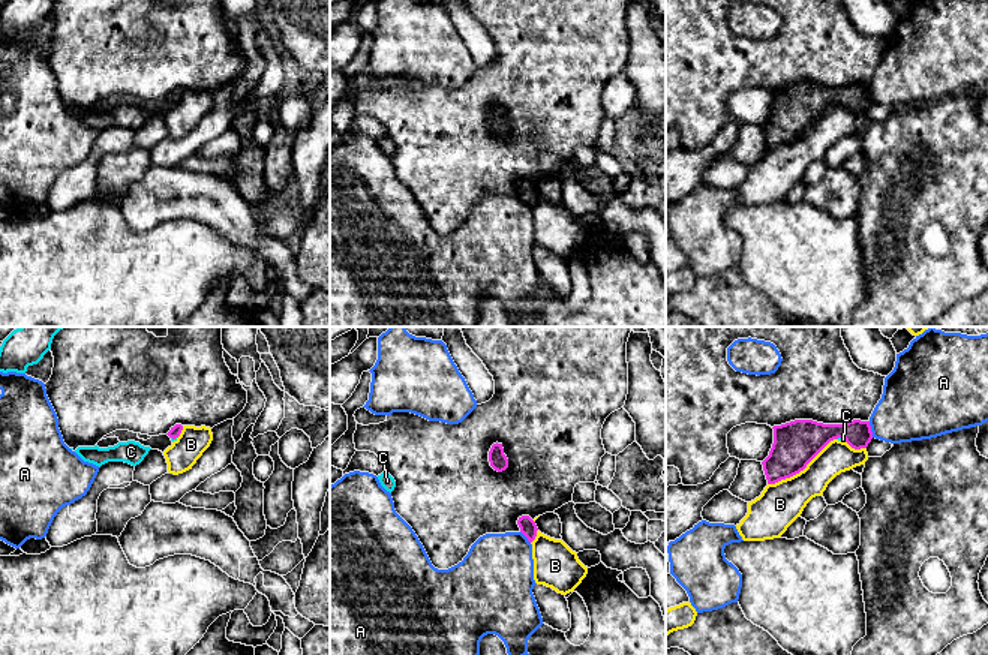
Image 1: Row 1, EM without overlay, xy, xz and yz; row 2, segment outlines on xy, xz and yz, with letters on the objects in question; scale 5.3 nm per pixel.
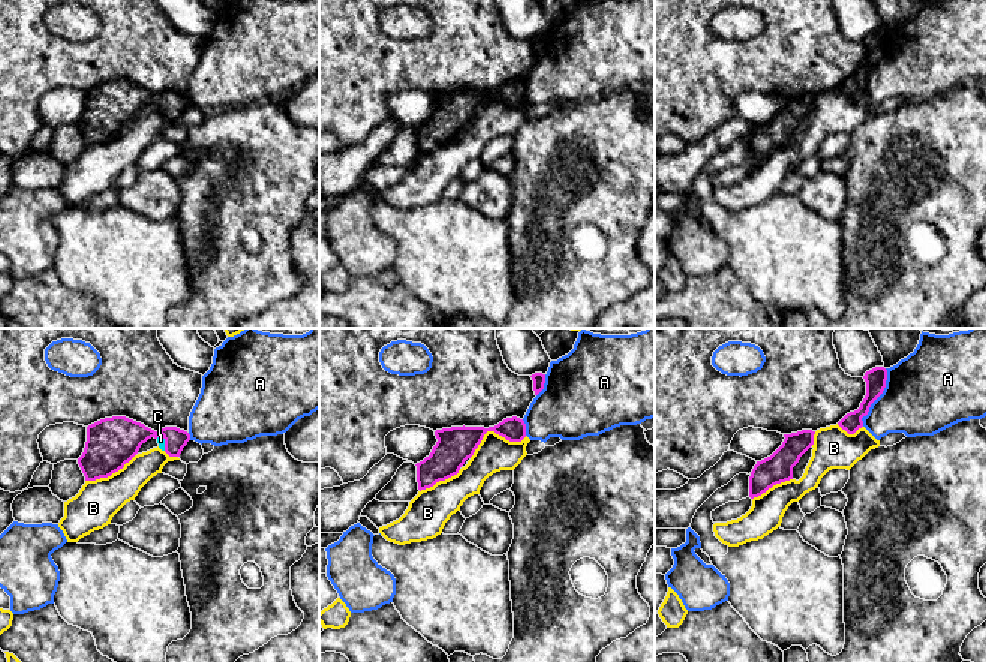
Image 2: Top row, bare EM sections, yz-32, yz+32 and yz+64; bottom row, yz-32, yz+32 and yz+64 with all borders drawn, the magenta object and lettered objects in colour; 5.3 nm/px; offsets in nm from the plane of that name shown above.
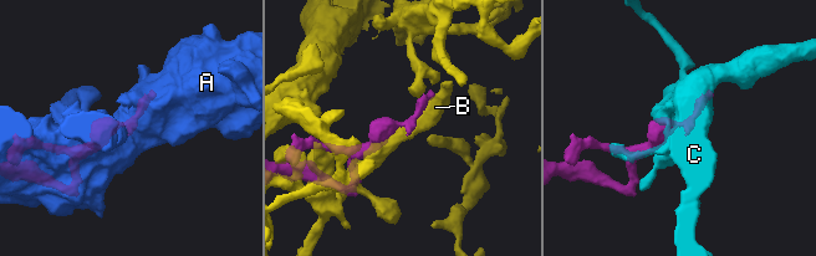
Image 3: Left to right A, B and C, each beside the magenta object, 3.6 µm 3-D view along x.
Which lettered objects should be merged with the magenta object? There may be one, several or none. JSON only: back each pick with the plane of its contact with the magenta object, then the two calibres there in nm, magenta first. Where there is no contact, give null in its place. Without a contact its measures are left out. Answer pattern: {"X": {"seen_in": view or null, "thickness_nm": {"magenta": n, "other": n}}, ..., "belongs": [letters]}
{"C": {"seen_in": "yz", "thickness_nm": {"magenta": 240, "other": 20}}, "belongs": ["C"]}

